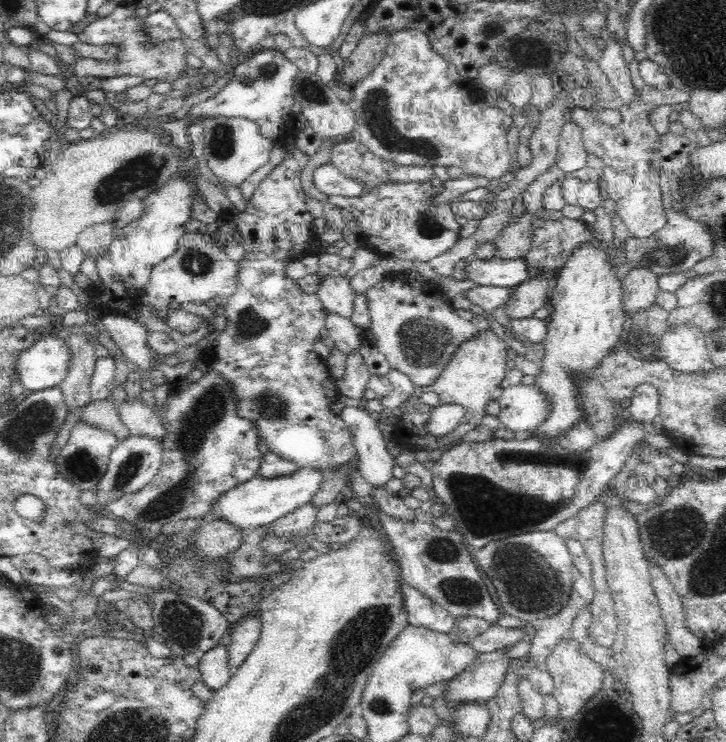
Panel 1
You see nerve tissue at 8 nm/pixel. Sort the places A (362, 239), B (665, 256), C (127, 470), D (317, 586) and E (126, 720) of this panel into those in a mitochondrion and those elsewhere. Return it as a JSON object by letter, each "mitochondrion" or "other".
{"A":"other","B":"mitochondrion","C":"mitochondrion","D":"other","E":"mitochondrion"}

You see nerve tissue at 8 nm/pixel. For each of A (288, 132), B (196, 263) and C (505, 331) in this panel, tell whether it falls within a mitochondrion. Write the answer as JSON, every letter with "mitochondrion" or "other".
{"A":"other","B":"mitochondrion","C":"other"}

